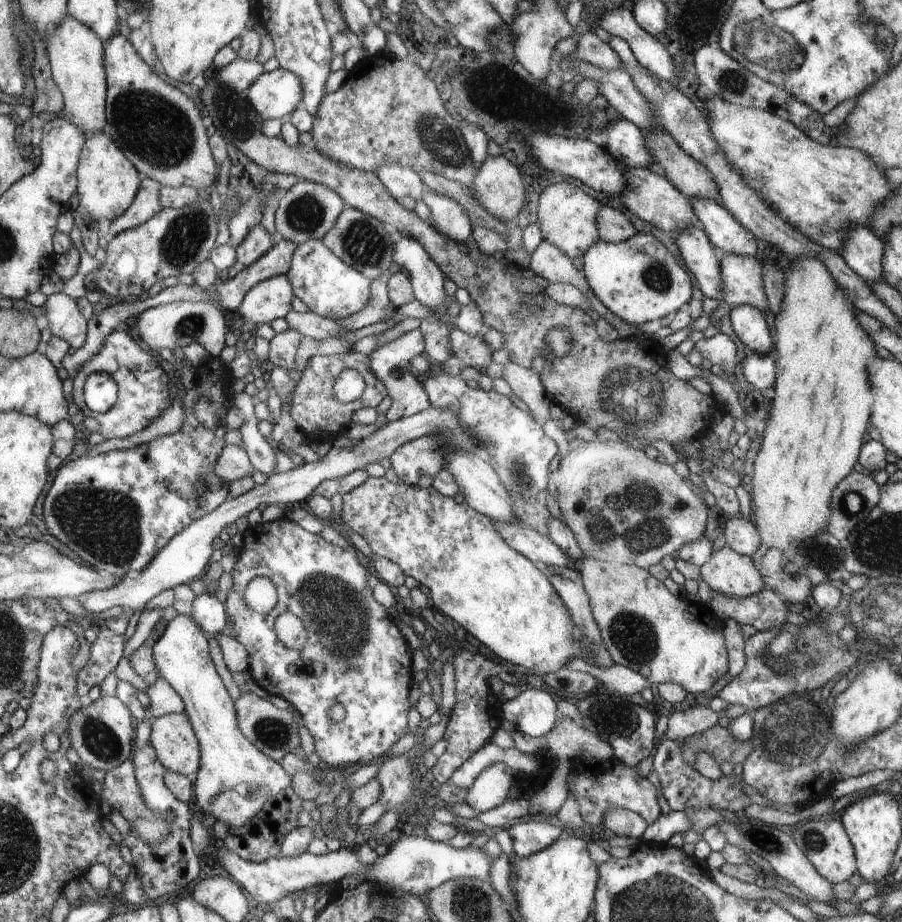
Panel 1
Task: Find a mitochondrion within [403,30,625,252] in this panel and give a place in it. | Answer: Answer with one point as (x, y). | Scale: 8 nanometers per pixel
(436, 137)

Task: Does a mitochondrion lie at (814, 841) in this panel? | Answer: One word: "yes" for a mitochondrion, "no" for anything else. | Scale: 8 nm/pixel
yes

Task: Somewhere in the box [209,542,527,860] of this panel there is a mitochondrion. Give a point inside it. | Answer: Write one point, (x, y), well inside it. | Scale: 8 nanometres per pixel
(338, 608)

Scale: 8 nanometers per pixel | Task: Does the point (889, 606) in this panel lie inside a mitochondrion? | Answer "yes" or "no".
yes

